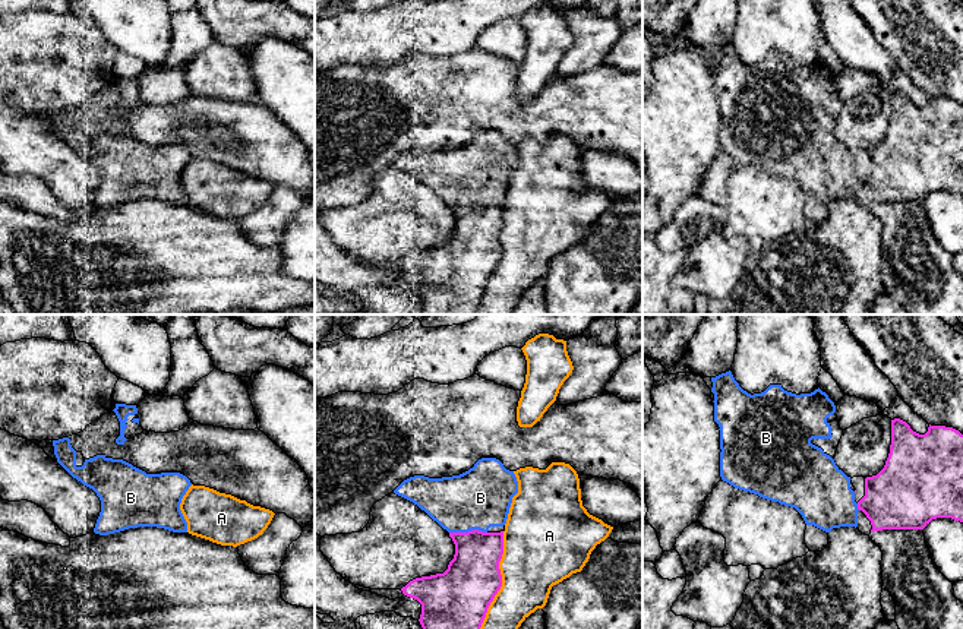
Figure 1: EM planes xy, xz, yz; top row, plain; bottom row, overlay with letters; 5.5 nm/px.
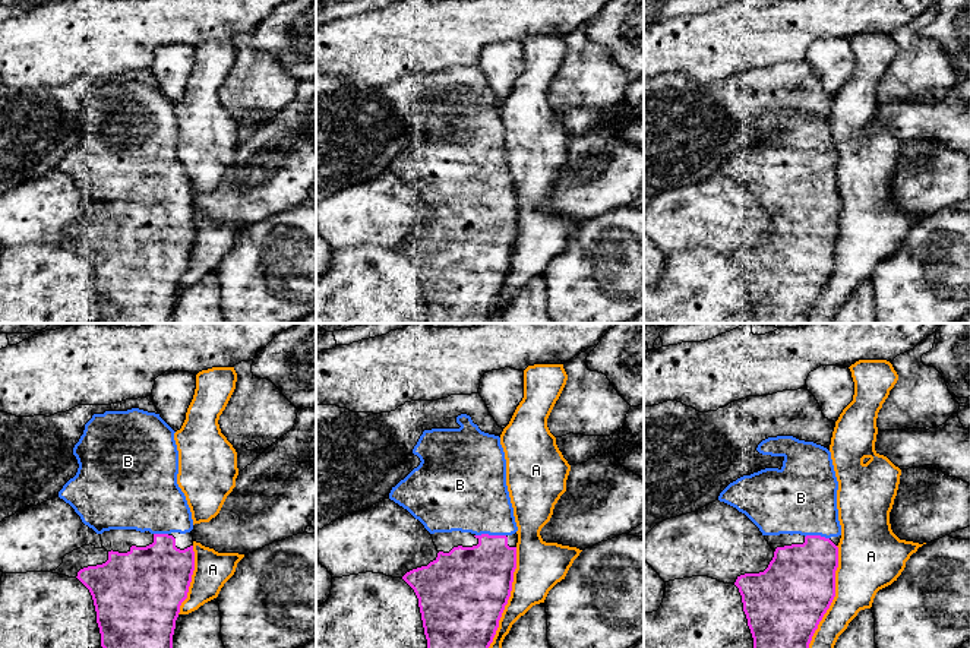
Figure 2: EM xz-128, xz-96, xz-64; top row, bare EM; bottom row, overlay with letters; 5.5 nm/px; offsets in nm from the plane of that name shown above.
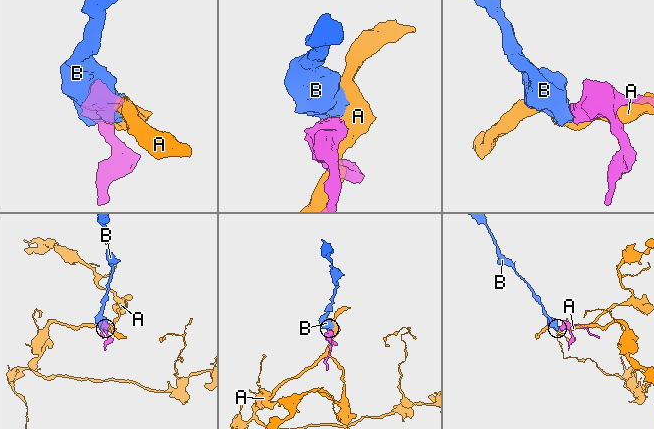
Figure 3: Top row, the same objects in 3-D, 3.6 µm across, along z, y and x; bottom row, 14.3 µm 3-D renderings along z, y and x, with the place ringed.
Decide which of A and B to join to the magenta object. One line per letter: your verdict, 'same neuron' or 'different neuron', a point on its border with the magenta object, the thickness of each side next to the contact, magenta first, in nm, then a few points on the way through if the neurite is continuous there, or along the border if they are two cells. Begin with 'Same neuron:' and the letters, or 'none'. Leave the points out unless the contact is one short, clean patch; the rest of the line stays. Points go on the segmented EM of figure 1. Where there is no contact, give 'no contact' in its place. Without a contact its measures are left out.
Same neuron: B
A: different neuron; contact xz (501, 579); calibres 320 and 380 nm
B: same neuron; contact xz (469, 531); calibres 300 and 340 nm; way xz (473, 577), (473, 541), (469, 531), (469, 509), (480, 498)

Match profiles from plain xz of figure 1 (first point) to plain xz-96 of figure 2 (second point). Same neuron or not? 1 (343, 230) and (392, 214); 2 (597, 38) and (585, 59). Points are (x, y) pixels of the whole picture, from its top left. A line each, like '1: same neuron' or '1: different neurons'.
1: same neuron
2: same neuron

